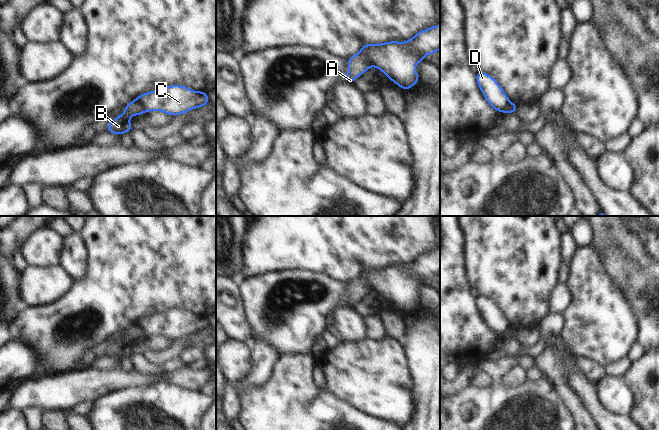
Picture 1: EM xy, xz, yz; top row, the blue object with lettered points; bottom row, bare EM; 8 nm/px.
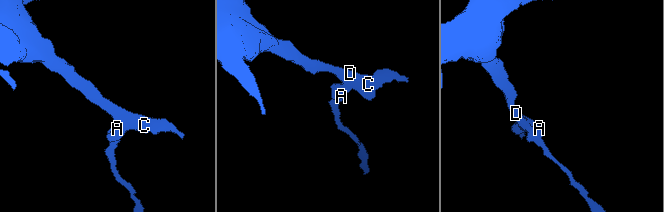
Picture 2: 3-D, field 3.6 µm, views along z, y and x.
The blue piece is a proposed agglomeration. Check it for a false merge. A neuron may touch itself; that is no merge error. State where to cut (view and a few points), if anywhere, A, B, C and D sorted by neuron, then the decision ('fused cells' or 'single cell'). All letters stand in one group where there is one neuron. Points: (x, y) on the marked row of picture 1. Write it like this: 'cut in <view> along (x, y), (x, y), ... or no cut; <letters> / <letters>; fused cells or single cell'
cut in xz along (360, 52), (369, 58), (372, 65); A B / C D; fused cells

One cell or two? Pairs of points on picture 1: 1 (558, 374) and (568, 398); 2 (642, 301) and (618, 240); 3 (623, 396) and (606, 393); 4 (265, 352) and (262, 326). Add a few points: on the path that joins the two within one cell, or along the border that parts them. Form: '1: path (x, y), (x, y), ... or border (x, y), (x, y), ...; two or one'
1: path (558, 380), (566, 392); one
2: path (642, 286), (642, 280), (631, 269), (623, 255); one
3: path (619, 396), (614, 396), (610, 393); one
4: border (252, 337), (263, 339), (278, 355); two

